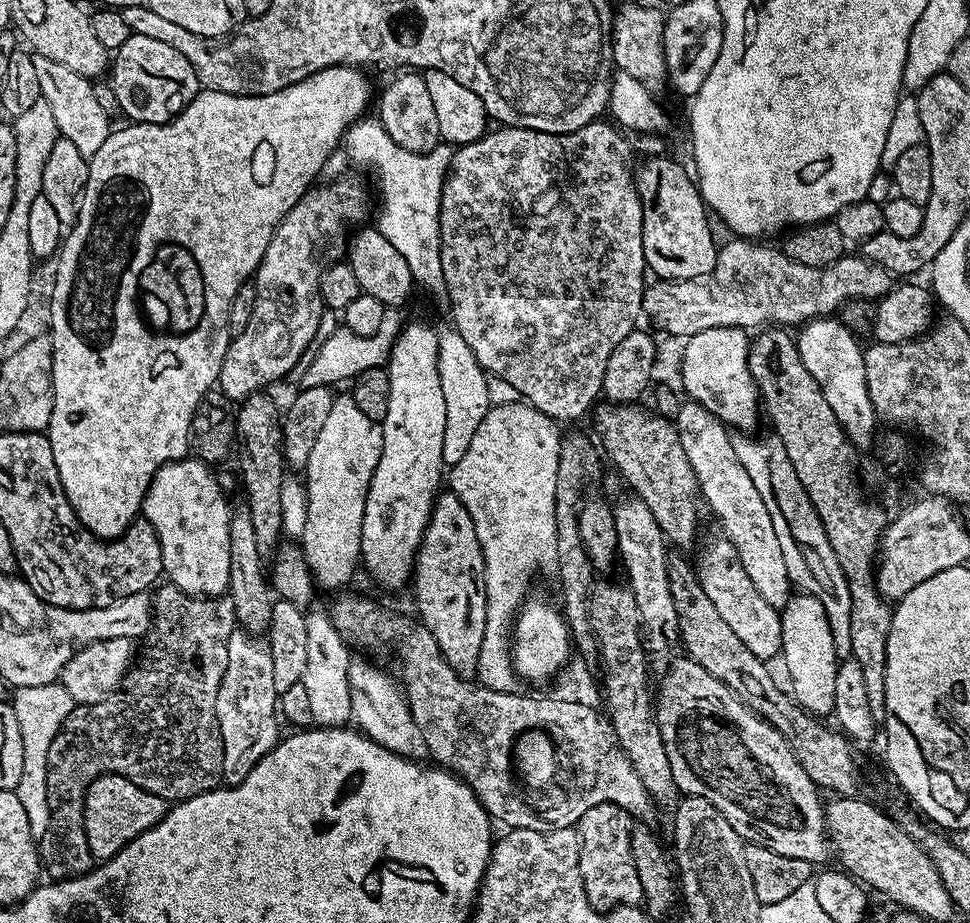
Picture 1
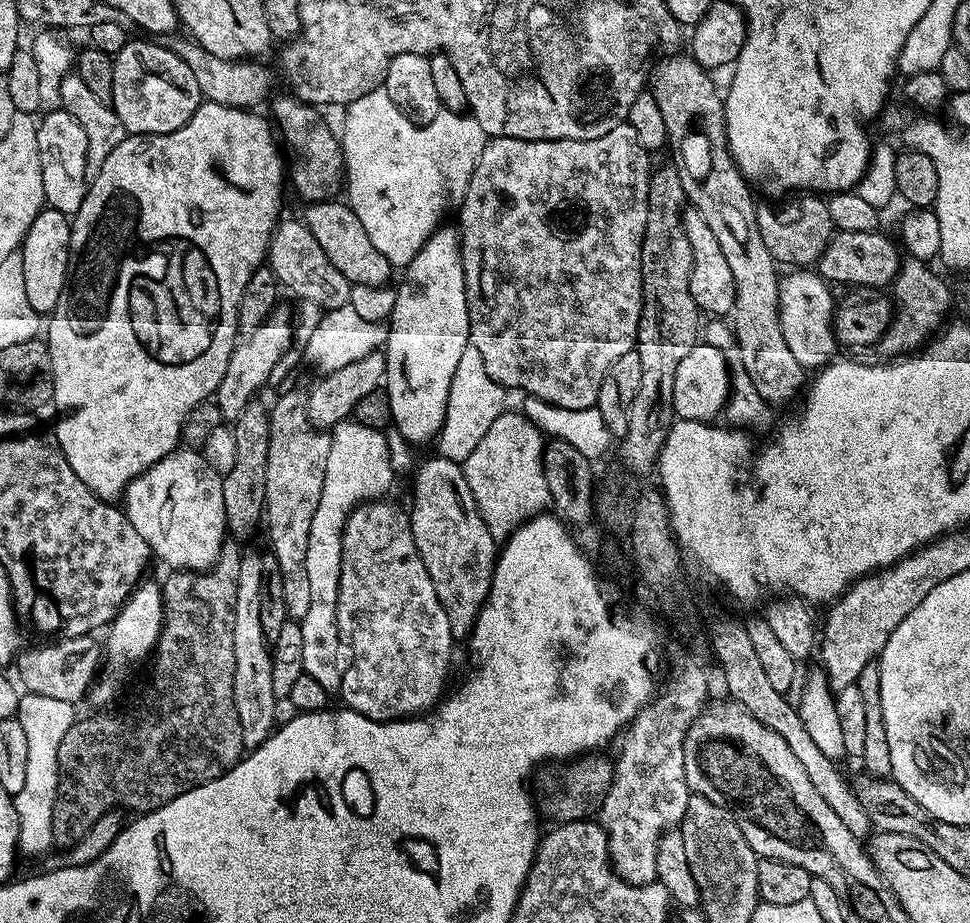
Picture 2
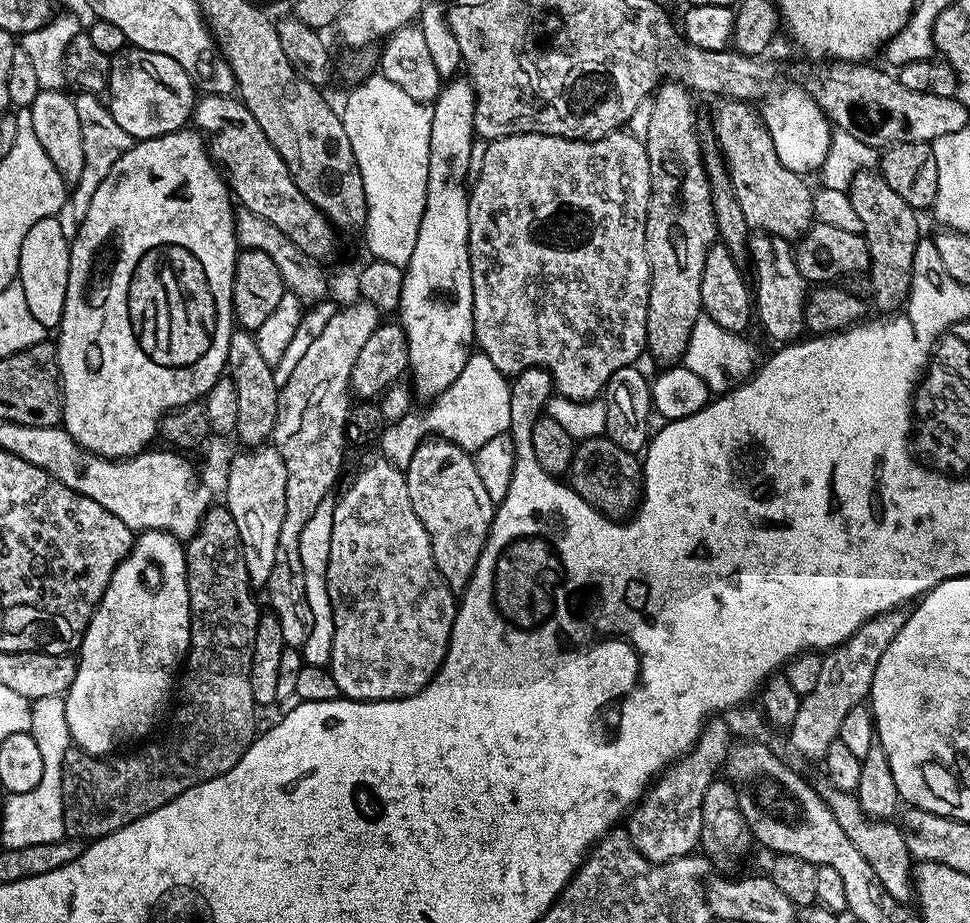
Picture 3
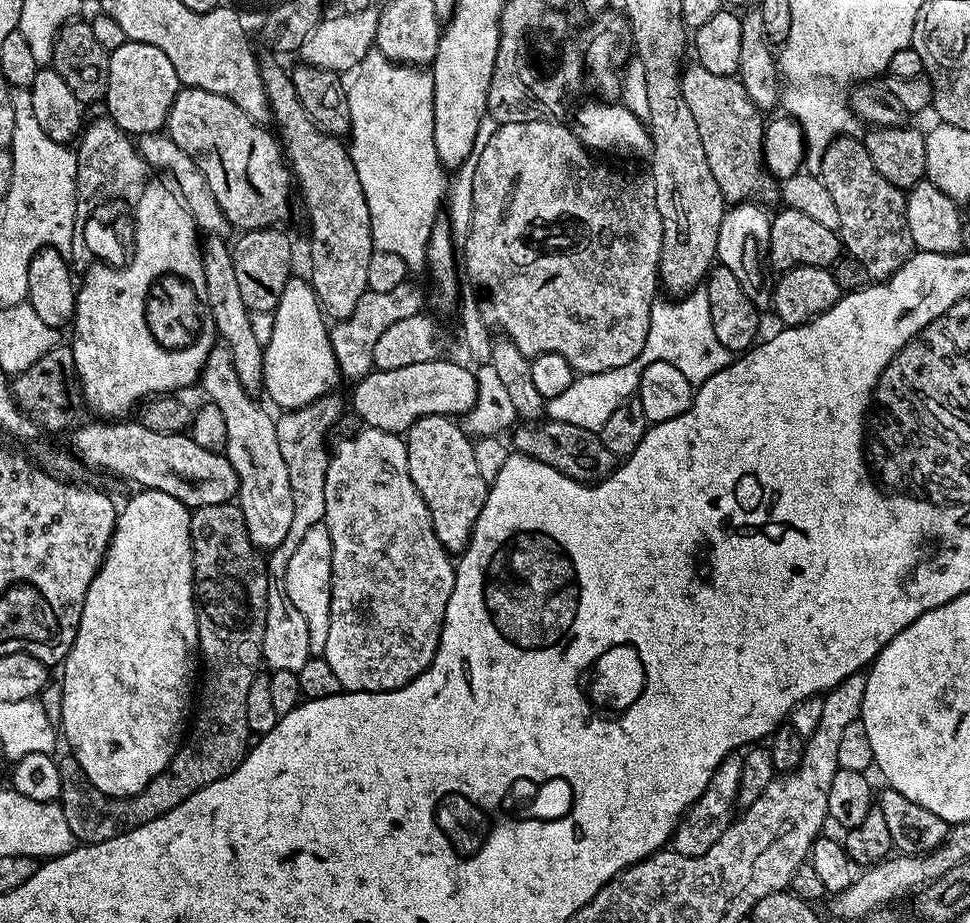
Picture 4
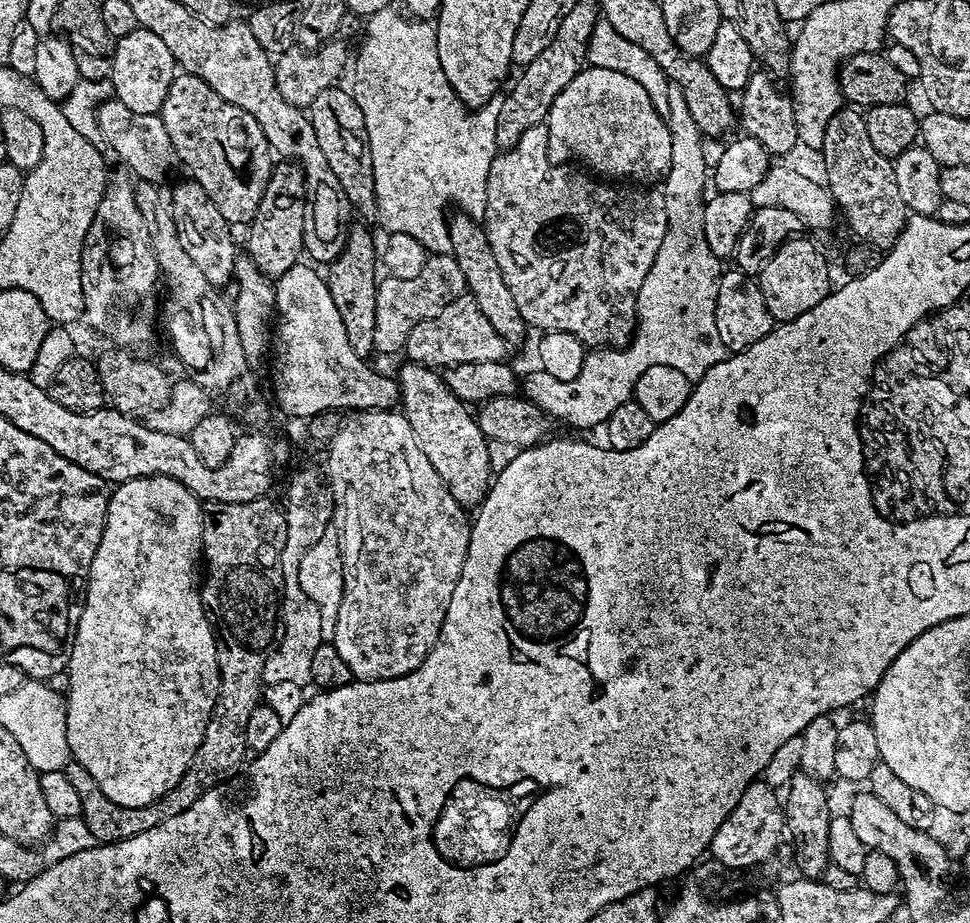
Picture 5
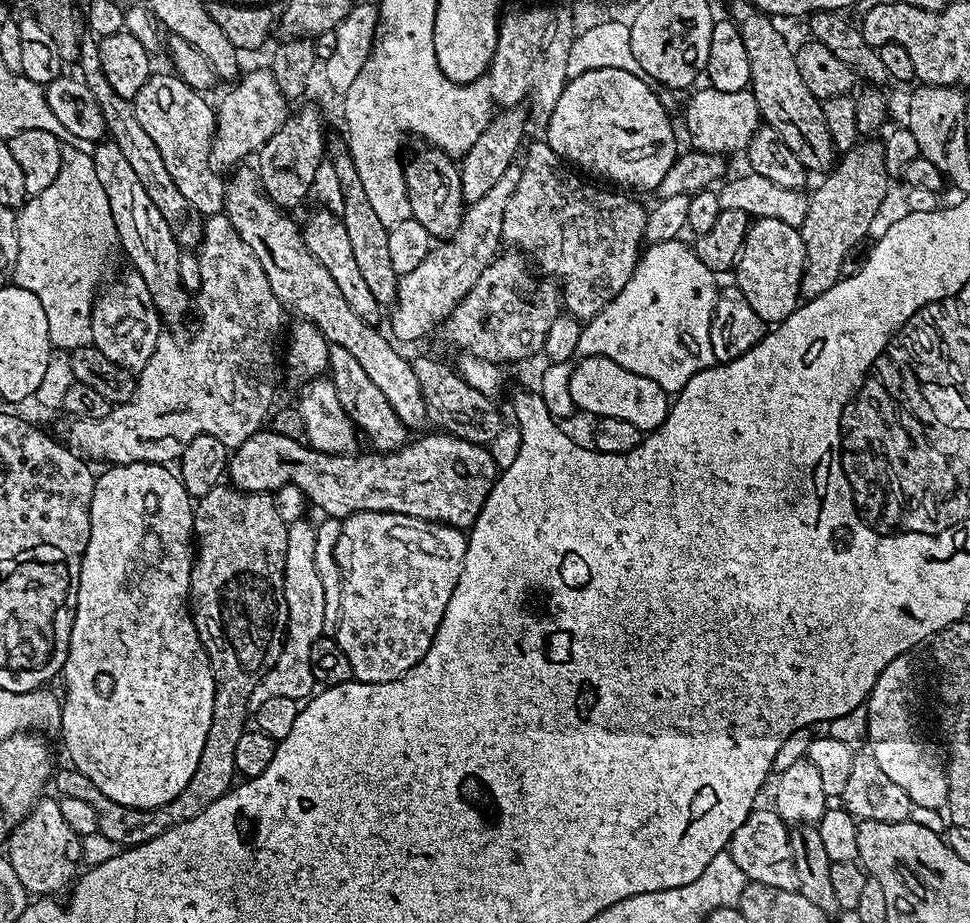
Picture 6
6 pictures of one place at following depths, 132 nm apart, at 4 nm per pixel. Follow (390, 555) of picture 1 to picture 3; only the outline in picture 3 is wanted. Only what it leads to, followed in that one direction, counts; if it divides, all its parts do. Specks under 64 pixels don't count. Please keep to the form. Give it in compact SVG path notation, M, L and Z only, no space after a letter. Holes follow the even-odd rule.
M467 78L449 79L432 104L426 210L422 214L422 226L418 226L414 254L410 254L410 262L404 269L398 309L398 323L408 343L408 372L412 376L410 388L417 401L431 402L447 390L450 382L462 374L462 366L466 366L476 339L472 309L474 290L468 253L468 171L474 168L472 143L478 140L474 126L475 109L476 95L472 81Z

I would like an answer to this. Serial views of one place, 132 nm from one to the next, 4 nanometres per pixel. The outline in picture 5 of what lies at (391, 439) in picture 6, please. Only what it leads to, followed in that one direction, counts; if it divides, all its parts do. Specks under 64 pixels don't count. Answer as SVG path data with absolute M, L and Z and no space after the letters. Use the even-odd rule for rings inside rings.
M364 228L347 229L344 237L344 249L326 268L326 279L330 298L334 298L334 310L338 310L338 318L342 331L346 334L348 345L361 358L373 351L372 339L375 328L375 294L378 283L378 244Z

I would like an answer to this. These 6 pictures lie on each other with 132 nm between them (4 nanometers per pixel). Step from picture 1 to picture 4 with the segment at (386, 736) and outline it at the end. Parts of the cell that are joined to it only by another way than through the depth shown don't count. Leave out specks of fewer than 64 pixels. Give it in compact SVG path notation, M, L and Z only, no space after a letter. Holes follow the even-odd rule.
M365 427L364 431L358 433L354 438L341 440L335 446L337 448L334 448L328 457L326 510L322 521L330 530L330 542L332 543L330 634L326 634L326 646L322 653L322 659L330 662L330 670L334 670L340 687L345 692L393 692L406 686L414 678L418 678L418 674L422 674L428 669L430 662L436 657L442 626L446 618L446 602L450 602L450 594L454 590L456 564L450 553L442 546L442 542L438 542L438 534L434 534L430 510L410 478L407 443L397 433Z

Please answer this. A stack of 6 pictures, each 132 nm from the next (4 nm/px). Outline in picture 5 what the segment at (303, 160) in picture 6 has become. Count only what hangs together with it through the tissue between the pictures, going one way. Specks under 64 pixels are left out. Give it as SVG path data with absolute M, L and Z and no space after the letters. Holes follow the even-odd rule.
M291 162L275 165L264 187L262 198L254 218L246 225L248 232L247 259L260 271L261 276L278 278L286 274L301 259L304 243L302 242L302 218L304 217L304 176Z

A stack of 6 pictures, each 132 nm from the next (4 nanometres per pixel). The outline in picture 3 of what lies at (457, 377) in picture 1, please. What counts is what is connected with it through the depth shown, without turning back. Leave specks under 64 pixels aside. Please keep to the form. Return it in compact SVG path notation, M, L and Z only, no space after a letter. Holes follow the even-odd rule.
M473 351L466 366L462 366L462 374L458 374L458 378L450 382L447 390L431 401L430 406L425 407L428 409L420 420L421 429L409 422L396 422L385 427L378 441L379 455L396 468L407 470L410 458L414 458L414 450L418 450L426 434L432 438L449 440L469 454L476 453L479 448L486 446L486 442L490 442L490 438L498 438L508 432L511 389L509 377L500 372L484 352Z

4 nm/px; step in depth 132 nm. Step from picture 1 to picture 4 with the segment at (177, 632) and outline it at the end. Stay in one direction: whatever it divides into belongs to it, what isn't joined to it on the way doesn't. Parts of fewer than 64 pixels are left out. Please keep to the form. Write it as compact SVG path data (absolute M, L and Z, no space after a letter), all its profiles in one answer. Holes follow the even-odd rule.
M229 502L195 509L192 512L190 530L192 531L192 583L196 597L196 629L200 639L198 656L202 661L203 676L205 672L204 697L201 700L199 697L198 711L190 728L190 739L181 743L172 763L168 765L168 771L158 774L158 778L154 778L150 786L146 786L146 790L142 790L137 796L123 798L102 794L102 790L98 790L88 781L75 756L65 754L64 757L59 757L60 799L58 803L66 814L66 822L70 822L70 830L80 844L106 842L129 828L154 822L154 818L162 818L162 814L186 802L186 798L202 790L202 786L210 786L210 782L218 782L226 778L226 774L233 772L248 755L250 733L246 726L246 694L250 690L250 682L258 674L259 668L256 667L261 667L262 664L262 634L266 630L266 602L268 601L268 565L265 557L258 554L257 548L250 542L250 534L246 530L246 518L242 518L239 503Z

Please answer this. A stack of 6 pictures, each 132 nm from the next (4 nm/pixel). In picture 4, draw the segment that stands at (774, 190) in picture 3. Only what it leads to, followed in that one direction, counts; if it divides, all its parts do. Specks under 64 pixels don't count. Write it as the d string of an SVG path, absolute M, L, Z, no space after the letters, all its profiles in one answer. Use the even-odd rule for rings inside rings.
M692 62L681 71L680 85L682 98L686 98L686 106L690 106L690 114L694 114L698 125L711 173L725 201L729 205L742 204L766 195L774 183L764 162L766 120L743 88L743 82L736 76L710 74L710 70Z

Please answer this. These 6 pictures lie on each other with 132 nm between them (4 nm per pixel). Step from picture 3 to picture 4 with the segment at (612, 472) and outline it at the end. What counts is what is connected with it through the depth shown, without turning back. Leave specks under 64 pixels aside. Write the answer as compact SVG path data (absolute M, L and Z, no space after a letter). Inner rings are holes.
M550 419L543 422L524 422L511 433L511 436L511 447L519 455L534 458L546 466L554 466L554 470L581 482L604 480L618 467L618 458L610 450L606 450L597 433L582 426L570 426L570 422Z

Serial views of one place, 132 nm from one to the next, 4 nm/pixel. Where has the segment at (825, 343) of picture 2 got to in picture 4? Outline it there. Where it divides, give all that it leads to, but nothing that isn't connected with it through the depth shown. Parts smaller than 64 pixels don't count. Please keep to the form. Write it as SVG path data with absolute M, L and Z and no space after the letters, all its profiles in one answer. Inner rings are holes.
M759 203L733 204L725 211L721 225L718 226L715 259L718 261L719 267L730 270L730 274L734 274L734 278L738 278L742 290L746 290L746 294L757 309L764 310L770 304L770 288L769 285L764 285L766 260L762 255L762 250L767 249L770 242L772 216L764 213L756 204Z

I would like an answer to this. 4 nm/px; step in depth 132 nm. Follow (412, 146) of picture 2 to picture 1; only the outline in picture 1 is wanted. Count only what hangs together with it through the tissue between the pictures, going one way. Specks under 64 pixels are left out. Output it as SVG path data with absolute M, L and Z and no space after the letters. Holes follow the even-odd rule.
M361 118L348 127L343 147L348 147L348 156L354 163L373 168L380 179L380 233L392 243L398 254L402 254L402 258L406 258L413 281L436 299L438 307L447 309L448 287L442 274L440 253L440 203L444 178L452 165L453 149L438 146L429 152L402 150L378 118L368 119Z

